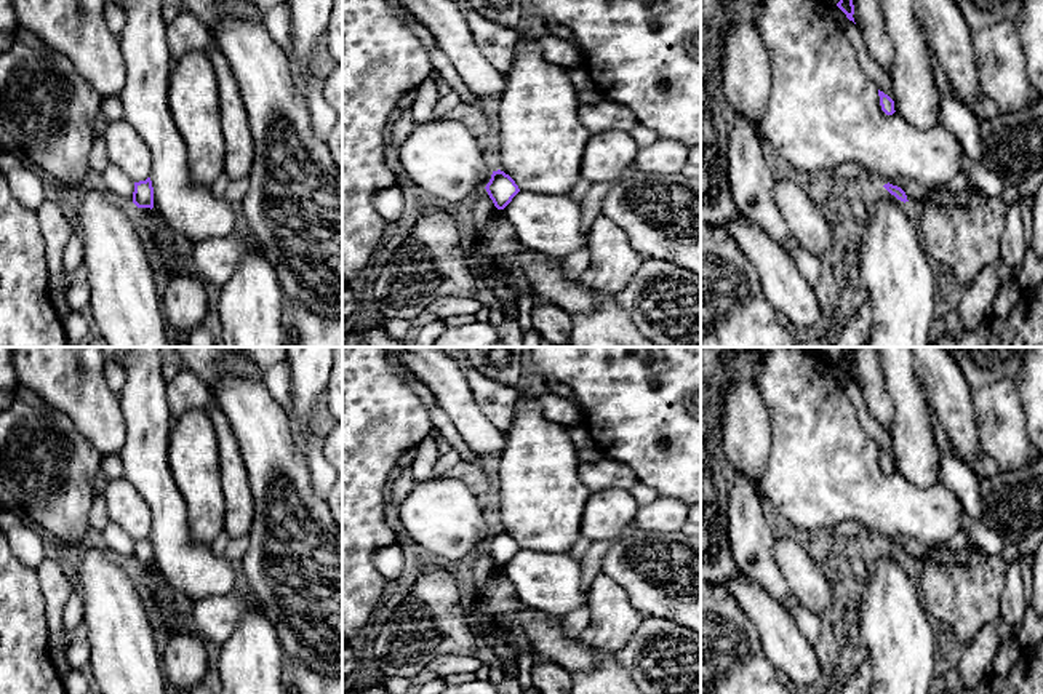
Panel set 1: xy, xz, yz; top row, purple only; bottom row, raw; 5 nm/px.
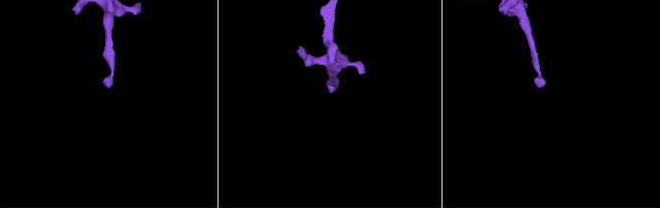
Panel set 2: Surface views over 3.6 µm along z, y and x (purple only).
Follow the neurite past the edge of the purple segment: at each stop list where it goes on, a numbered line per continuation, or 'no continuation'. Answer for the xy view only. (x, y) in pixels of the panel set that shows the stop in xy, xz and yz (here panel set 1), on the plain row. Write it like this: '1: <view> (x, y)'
no continuation

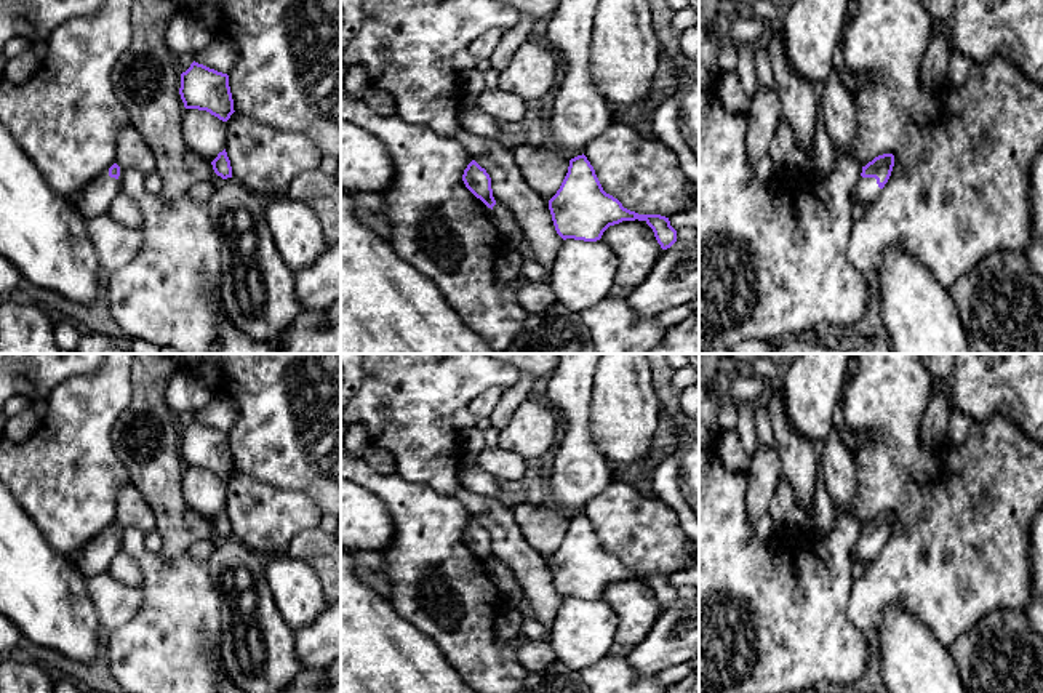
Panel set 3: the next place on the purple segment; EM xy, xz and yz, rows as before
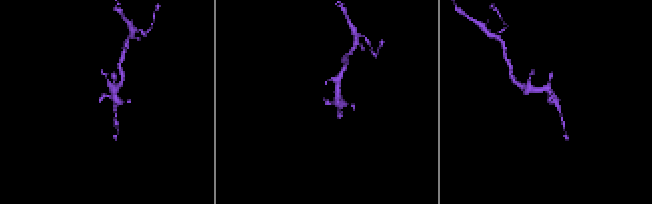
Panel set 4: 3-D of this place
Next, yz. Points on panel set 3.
1: yz (867, 549)

